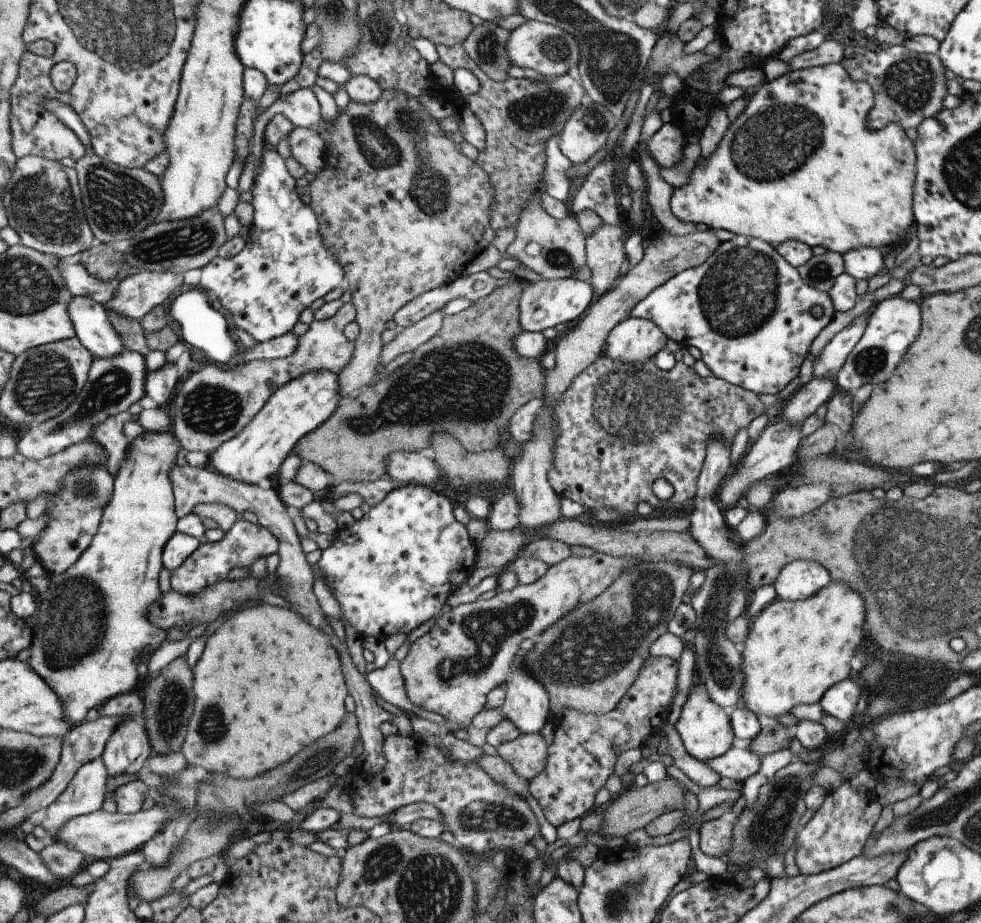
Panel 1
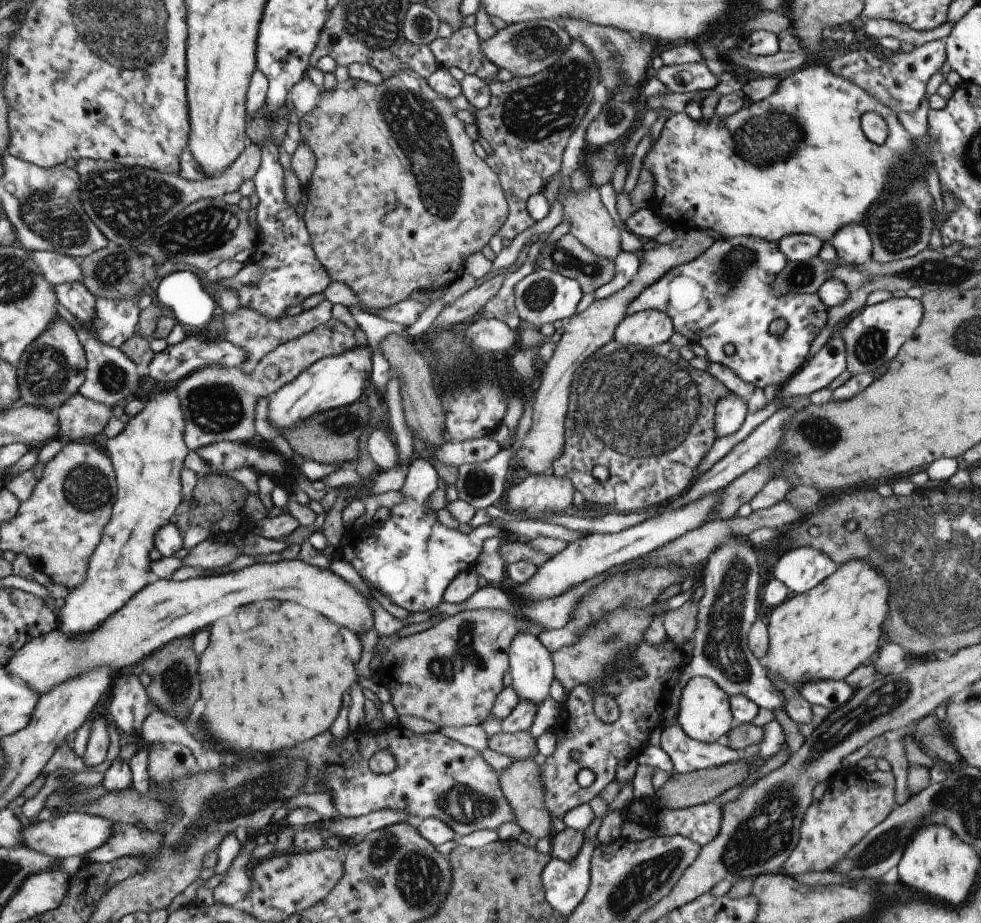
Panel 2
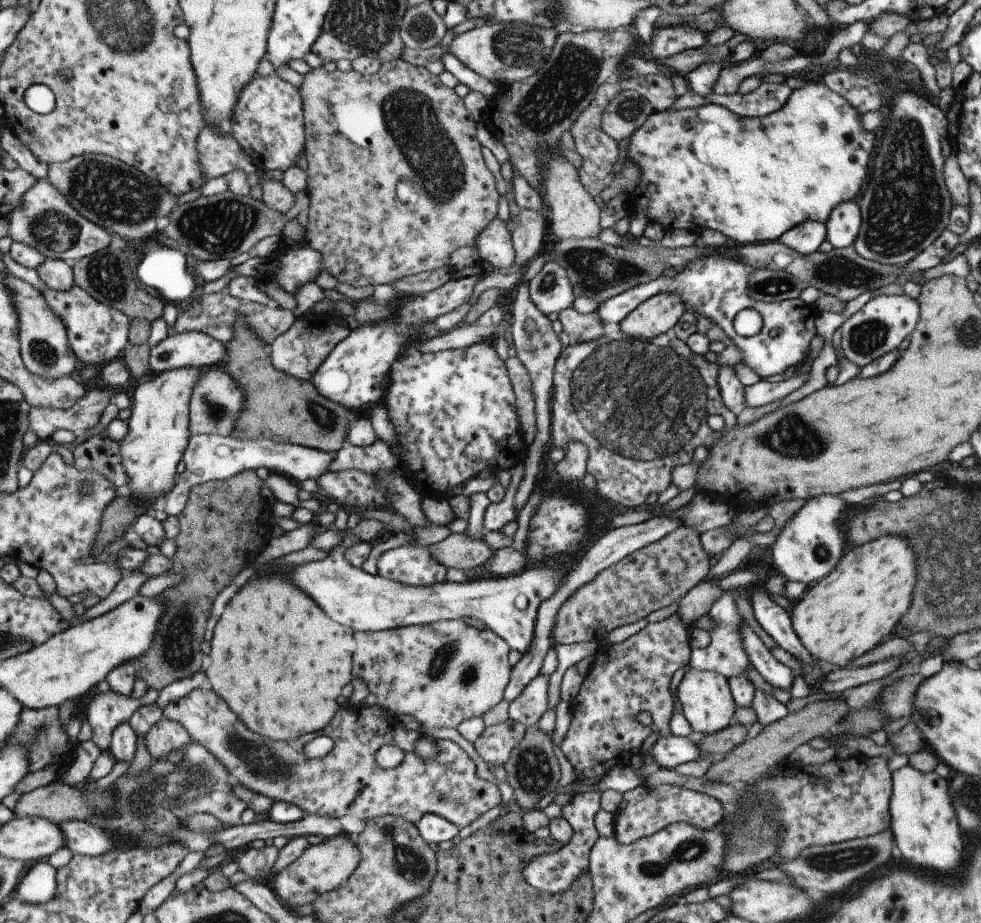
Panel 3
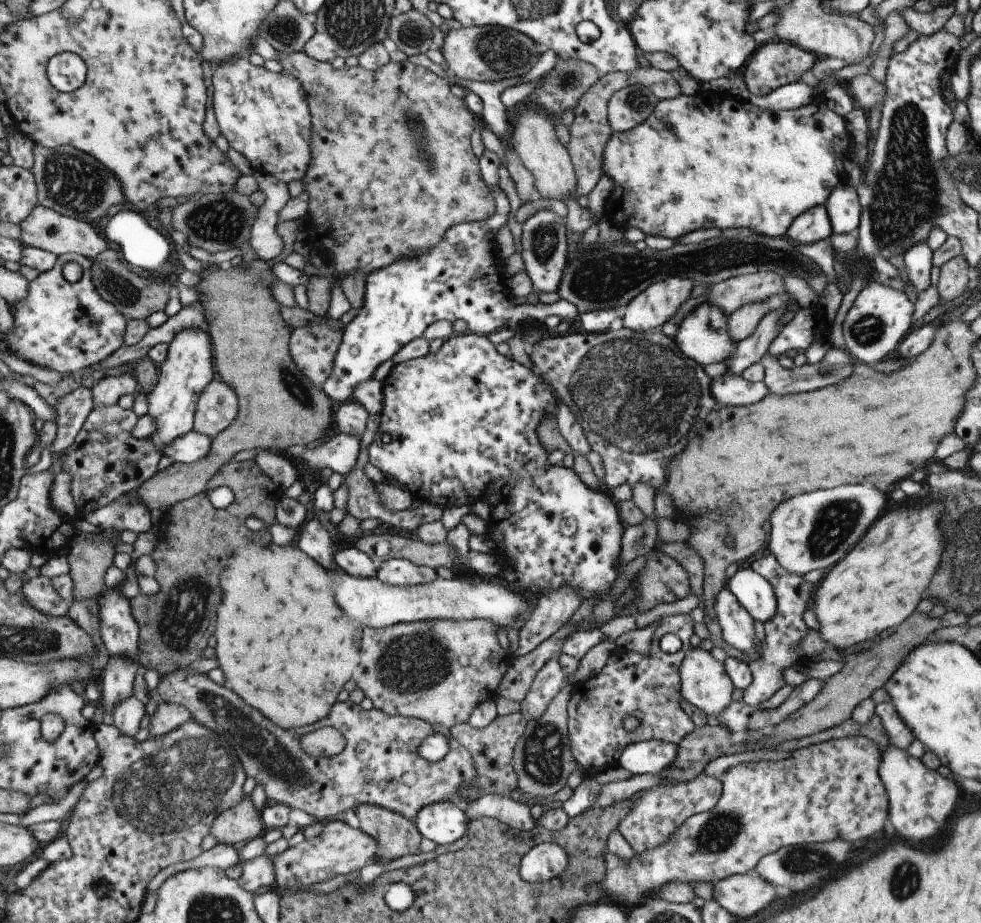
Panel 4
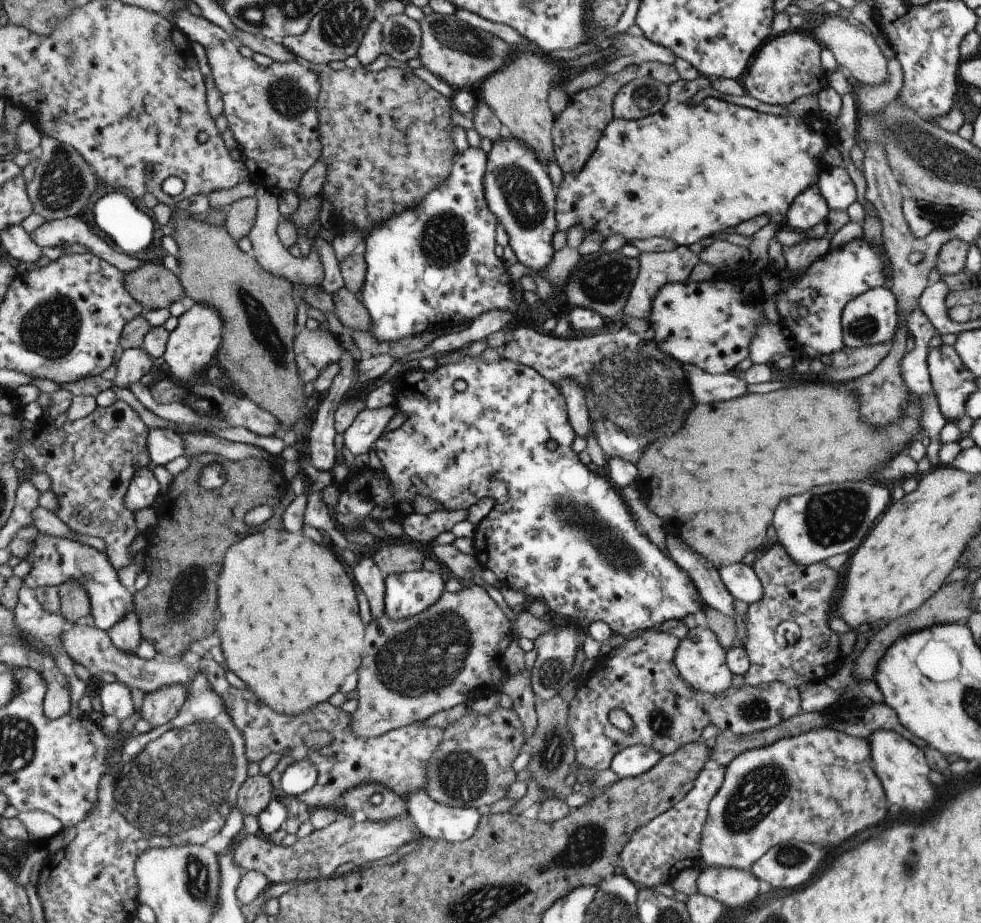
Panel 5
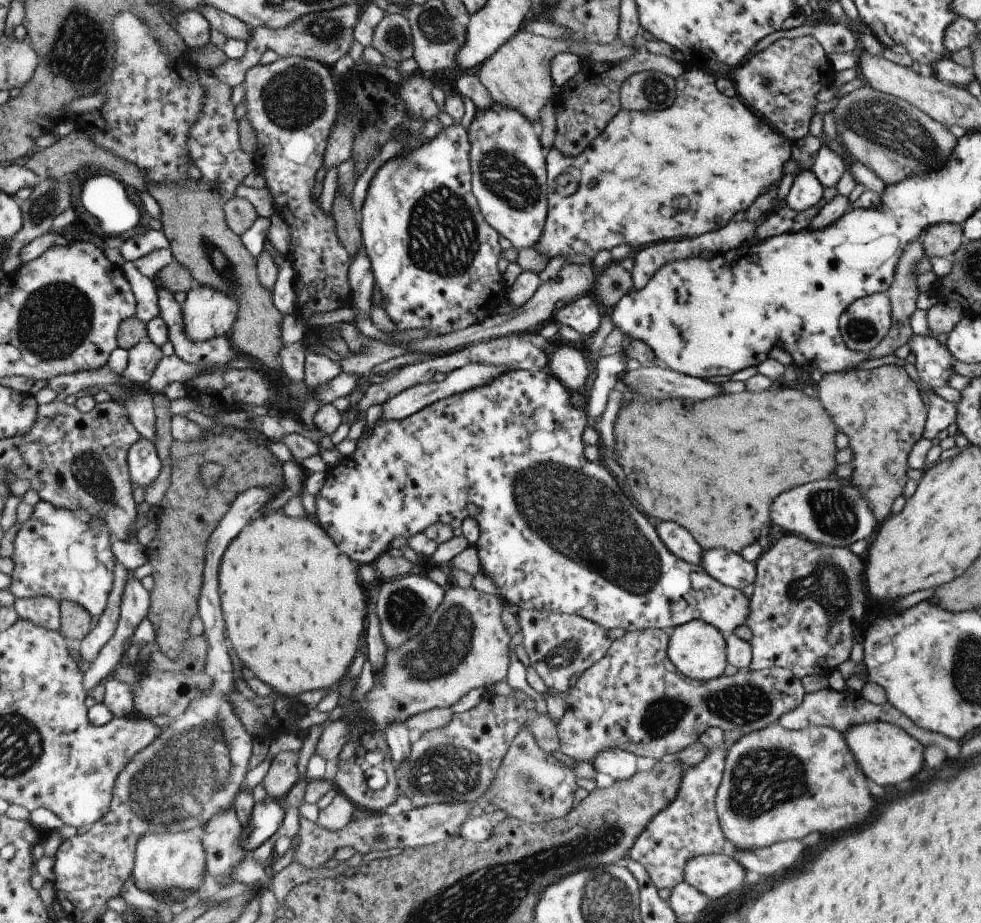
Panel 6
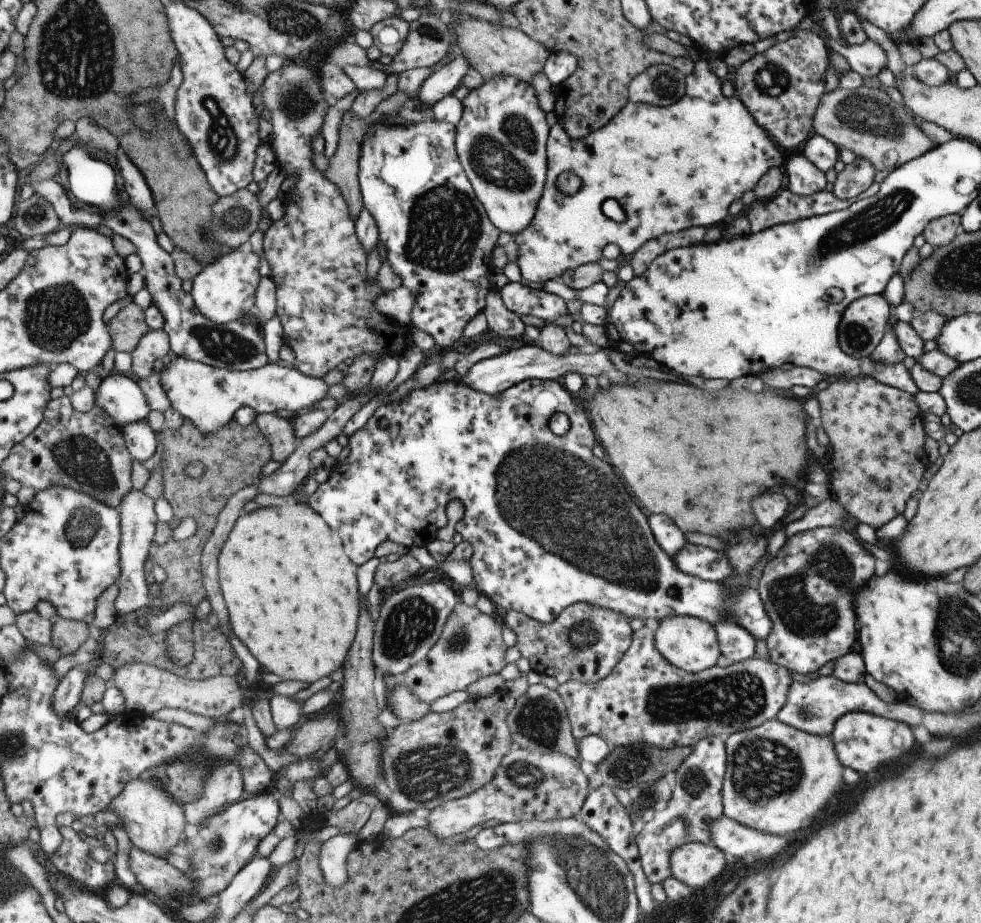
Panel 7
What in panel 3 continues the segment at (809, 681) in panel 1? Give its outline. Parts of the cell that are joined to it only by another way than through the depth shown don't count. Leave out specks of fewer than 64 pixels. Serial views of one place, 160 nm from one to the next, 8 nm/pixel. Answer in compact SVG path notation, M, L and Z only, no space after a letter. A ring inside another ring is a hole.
M879 536L877 540L865 542L851 548L847 554L823 578L812 583L802 597L794 602L790 616L793 630L811 658L831 664L831 669L846 668L851 660L856 660L867 650L880 644L897 620L907 612L911 604L911 590L915 584L915 556L913 546L901 536Z

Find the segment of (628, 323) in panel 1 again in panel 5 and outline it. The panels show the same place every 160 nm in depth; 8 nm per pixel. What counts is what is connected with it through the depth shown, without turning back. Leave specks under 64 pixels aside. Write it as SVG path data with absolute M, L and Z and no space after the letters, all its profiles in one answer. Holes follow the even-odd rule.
M677 245L671 252L641 252L637 260L639 260L639 272L623 308L624 318L627 320L647 319L657 290L667 282L684 282L693 272L692 268L698 263L697 256L683 245Z

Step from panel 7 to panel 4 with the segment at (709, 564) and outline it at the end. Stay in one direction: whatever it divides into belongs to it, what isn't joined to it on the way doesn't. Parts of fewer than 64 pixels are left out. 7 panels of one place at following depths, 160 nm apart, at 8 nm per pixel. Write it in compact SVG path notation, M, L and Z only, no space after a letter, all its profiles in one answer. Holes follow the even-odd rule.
M750 568L737 570L727 580L727 590L753 621L765 624L776 610L776 599L769 584Z

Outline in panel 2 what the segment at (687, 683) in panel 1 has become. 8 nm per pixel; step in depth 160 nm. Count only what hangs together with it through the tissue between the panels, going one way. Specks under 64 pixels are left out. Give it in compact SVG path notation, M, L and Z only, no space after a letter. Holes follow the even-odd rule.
M678 723L661 730L658 747L669 757L674 773L708 769L741 757L722 741L702 743L689 738Z

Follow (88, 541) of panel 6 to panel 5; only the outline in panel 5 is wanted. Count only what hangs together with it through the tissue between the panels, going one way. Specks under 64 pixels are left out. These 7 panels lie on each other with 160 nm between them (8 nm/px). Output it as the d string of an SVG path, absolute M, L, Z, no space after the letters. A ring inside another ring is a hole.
M43 532L35 538L31 548L33 550L26 558L33 567L25 577L24 586L29 586L29 588L60 587L70 580L79 580L91 596L92 616L96 627L105 632L121 624L123 618L129 616L129 612L135 611L134 590L125 588L121 584L117 570L104 552L99 552L97 548L89 544L81 544L73 538L59 538L59 536L49 536Z

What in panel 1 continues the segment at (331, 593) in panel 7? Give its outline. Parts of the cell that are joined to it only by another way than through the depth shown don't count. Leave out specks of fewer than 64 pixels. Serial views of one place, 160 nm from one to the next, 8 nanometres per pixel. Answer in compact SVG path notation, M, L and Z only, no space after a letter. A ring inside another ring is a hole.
M259 604L237 612L209 638L195 668L195 694L197 708L182 746L184 758L193 766L201 766L205 772L252 779L281 766L309 744L335 732L337 724L347 719L345 700L350 690L339 652L319 628L299 612Z

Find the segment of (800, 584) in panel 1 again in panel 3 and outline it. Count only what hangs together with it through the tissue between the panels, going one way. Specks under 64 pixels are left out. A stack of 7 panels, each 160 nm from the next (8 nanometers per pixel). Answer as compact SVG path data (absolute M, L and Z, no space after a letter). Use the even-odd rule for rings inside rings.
M819 494L809 498L797 514L781 527L776 540L770 546L773 570L781 573L789 581L797 581L810 586L823 578L841 558L845 544L845 527L840 525L841 514L847 510L847 502L833 494Z

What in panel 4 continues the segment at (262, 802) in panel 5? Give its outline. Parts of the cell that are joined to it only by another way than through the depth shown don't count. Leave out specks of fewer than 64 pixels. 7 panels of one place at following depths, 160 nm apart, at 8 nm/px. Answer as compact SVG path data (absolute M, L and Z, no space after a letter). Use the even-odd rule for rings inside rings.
M245 795L237 806L217 816L212 823L210 834L218 844L241 846L267 831L259 812L251 796Z

